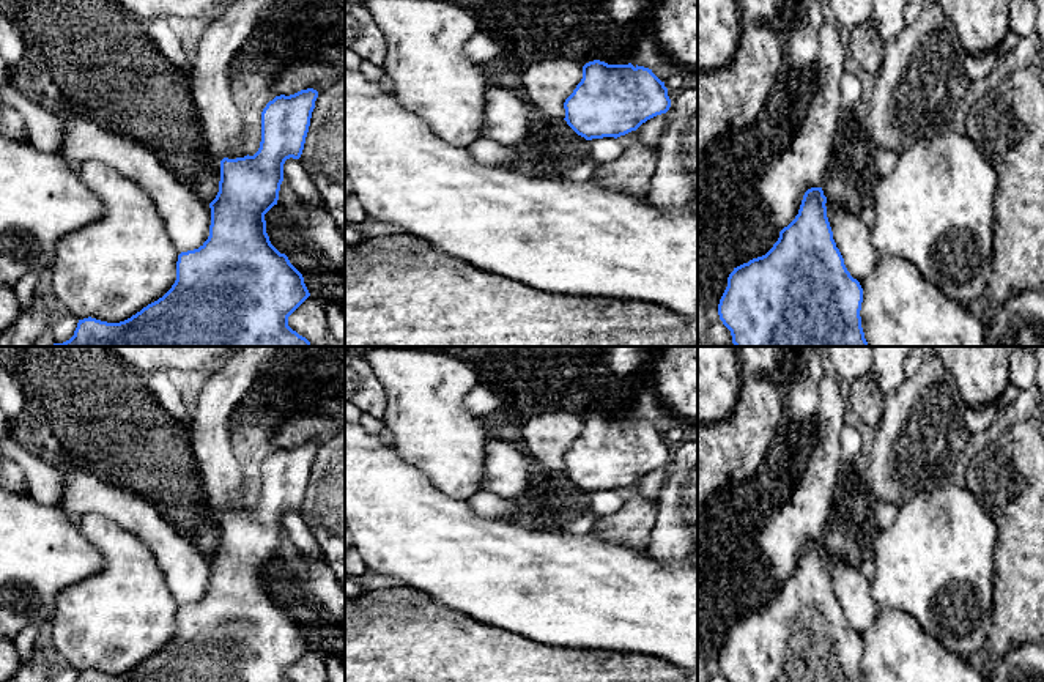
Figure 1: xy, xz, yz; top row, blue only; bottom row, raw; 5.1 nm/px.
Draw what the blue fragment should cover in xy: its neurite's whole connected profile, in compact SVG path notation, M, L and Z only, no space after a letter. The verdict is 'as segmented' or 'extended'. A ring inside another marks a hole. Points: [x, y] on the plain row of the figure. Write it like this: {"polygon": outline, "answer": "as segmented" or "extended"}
{"polygon": "M313 441L276 449L261 465L258 504L220 513L219 545L209 556L209 589L198 602L178 608L176 633L162 650L124 674L88 669L76 682L291 682L288 669L310 646L302 627L271 597L265 567L277 558L285 513L302 507L317 450Z", "answer": "as segmented"}

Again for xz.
{"polygon": "M594 413L583 419L581 435L564 455L564 473L586 493L617 491L669 460L668 441L652 422Z", "answer": "as segmented"}

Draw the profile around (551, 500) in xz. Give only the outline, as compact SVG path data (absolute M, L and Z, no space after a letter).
M537 471L526 493L515 501L516 512L505 520L529 529L562 528L590 510L589 493L578 488L565 473Z

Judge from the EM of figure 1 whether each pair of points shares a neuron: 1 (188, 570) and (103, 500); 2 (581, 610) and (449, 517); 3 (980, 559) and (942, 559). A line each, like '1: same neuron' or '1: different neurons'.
1: same neuron
2: same neuron
3: same neuron

